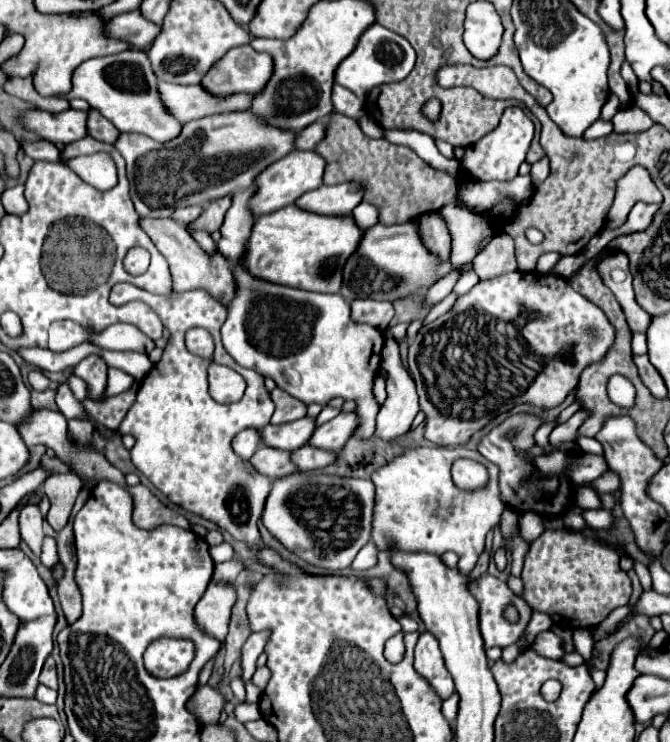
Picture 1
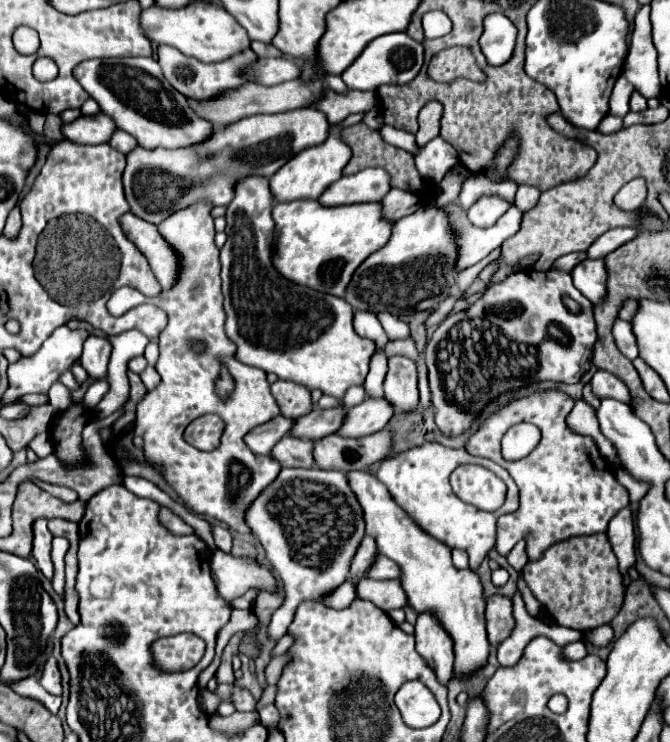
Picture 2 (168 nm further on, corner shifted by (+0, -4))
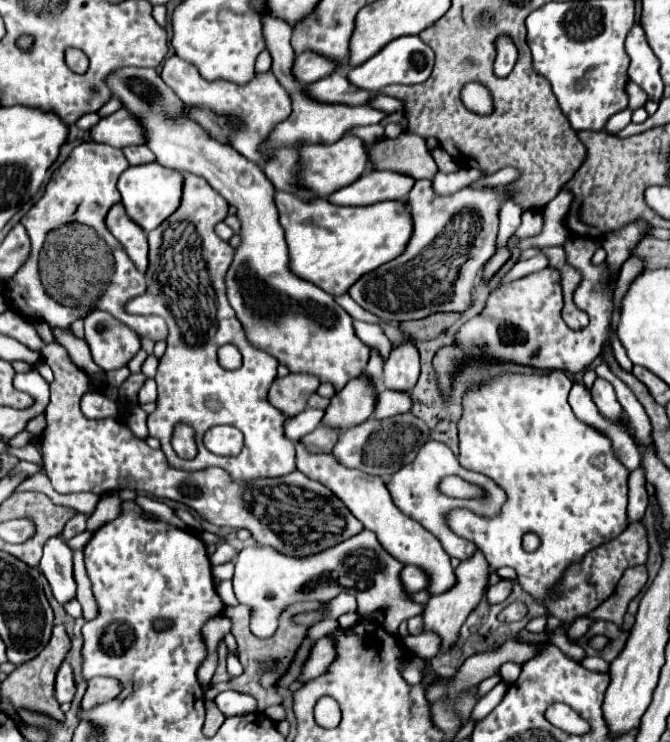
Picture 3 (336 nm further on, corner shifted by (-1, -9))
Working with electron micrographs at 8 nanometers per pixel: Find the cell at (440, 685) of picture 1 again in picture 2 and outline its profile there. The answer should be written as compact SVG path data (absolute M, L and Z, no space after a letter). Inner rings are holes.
M422 612L418 614L414 636L416 636L416 650L434 668L438 680L442 684L448 684L454 668L452 638L448 638L448 632L444 632L442 624L430 612Z

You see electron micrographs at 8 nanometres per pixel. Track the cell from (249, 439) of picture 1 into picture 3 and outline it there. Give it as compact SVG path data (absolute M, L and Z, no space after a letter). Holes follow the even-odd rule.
M305 409L303 413L289 417L285 421L285 437L297 443L303 435L311 433L321 423L321 417L323 417L323 411L317 411L317 409Z

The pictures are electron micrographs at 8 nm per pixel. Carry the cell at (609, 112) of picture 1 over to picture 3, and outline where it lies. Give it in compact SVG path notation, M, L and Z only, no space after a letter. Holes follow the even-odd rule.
M629 81L627 83L627 95L629 95L629 109L633 111L633 109L639 109L639 107L643 107L645 103L647 103L647 93L643 93L641 89L639 89L639 85L635 85L633 81Z

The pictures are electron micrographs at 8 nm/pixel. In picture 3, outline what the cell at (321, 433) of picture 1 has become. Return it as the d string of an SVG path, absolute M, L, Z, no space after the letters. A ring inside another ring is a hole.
M381 391L377 395L377 403L375 403L375 411L373 417L375 419L387 419L393 415L401 415L407 413L411 405L411 397L409 393L393 393L393 391Z

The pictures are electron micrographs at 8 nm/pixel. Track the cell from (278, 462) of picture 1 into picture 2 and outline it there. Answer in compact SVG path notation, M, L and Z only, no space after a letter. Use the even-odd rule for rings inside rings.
M288 434L274 446L274 450L270 454L282 466L288 466L288 468L312 468L314 466L312 444L314 444L314 440L300 440L296 436Z

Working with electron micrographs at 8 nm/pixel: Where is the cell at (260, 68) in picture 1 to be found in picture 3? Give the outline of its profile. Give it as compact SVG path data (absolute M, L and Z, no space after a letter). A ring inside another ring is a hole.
M301 53L295 57L291 73L301 85L309 85L337 69L337 63L325 61L325 57L317 57L315 53Z

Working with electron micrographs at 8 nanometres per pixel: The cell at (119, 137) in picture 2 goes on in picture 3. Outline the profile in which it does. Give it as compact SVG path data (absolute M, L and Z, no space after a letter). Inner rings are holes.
M137 145L137 147L125 147L123 149L123 155L127 157L127 161L131 165L141 165L141 163L149 163L149 161L155 161L153 153L145 147L145 145Z

